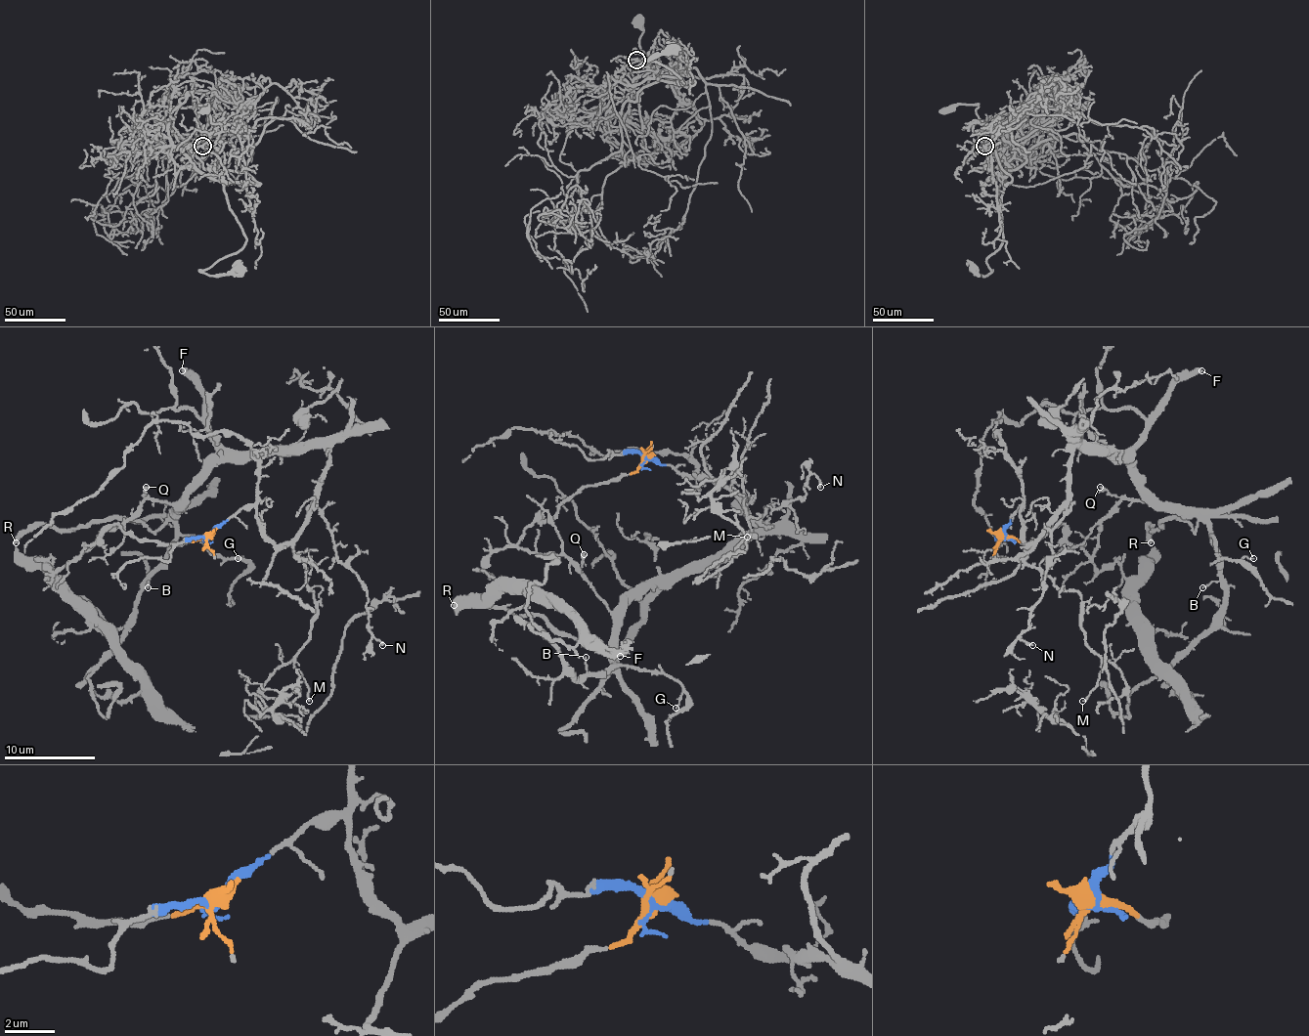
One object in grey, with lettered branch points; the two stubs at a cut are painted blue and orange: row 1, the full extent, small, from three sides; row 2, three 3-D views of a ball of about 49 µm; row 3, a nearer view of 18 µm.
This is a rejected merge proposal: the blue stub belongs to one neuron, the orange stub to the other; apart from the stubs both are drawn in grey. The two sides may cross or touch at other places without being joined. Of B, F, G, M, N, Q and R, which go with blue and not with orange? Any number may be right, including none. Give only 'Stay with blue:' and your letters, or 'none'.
Stay with blue: B, F, G, M, N, Q, R

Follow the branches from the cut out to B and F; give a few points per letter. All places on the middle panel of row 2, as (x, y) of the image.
B: (646, 457), (723, 483), (767, 526), (660, 574), (622, 610), (605, 671), (588, 674), (585, 656)
F: (646, 457), (723, 483), (767, 526), (742, 531), (721, 551), (687, 565), (646, 603), (619, 656)

